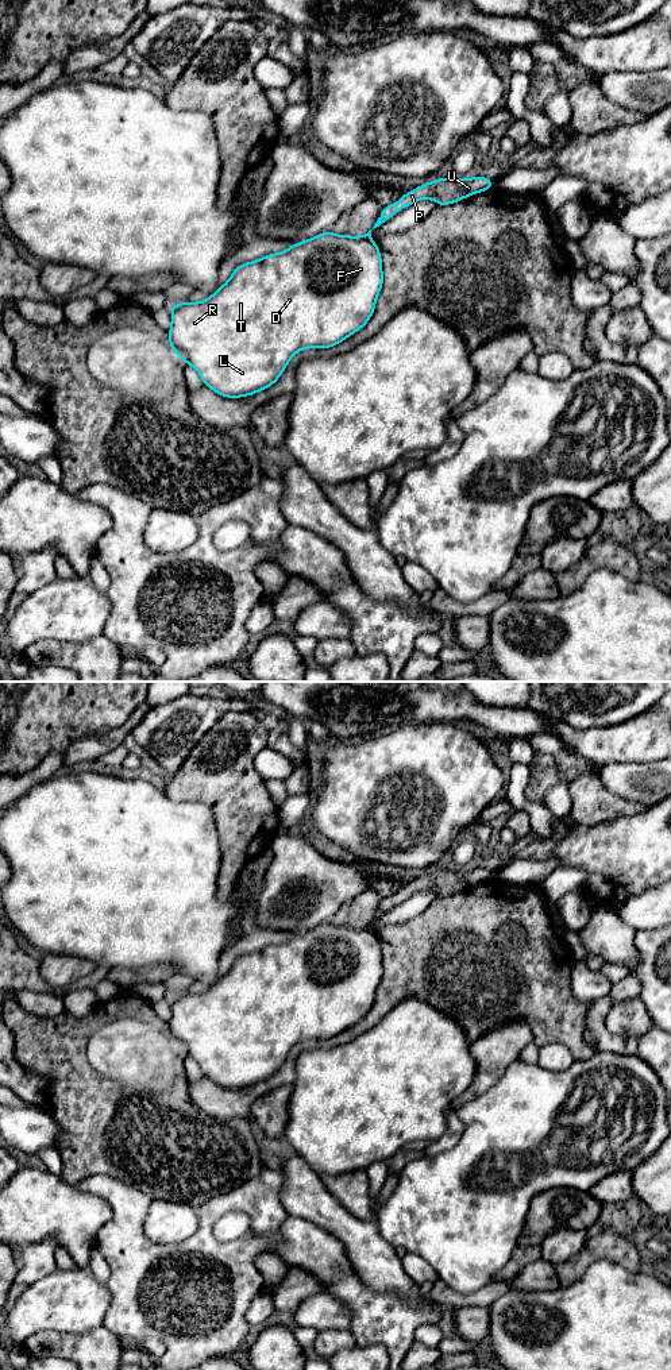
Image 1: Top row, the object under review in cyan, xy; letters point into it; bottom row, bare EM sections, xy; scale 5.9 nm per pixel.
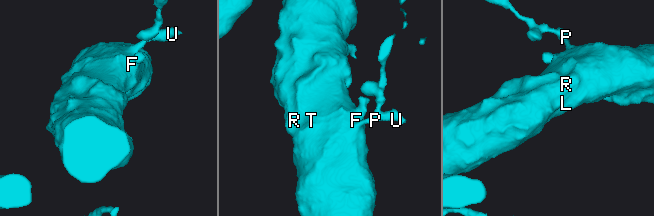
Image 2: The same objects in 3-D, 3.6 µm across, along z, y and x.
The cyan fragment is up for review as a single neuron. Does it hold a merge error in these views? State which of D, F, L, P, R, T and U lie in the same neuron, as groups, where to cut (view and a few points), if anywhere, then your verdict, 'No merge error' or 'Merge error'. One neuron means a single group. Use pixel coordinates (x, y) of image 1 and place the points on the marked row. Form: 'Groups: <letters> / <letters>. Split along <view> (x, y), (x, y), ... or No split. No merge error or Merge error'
Groups: D F L P R T U. No split. No merge error

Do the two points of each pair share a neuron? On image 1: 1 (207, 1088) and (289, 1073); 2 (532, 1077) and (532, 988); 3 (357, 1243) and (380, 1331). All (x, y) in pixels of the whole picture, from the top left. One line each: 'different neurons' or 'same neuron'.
1: same neuron
2: different neurons
3: different neurons

